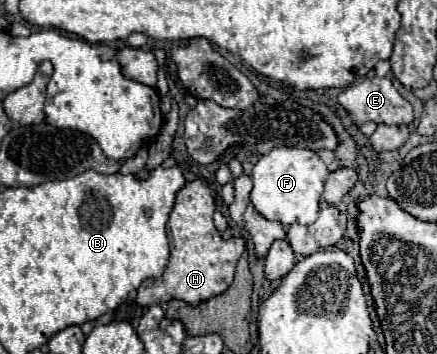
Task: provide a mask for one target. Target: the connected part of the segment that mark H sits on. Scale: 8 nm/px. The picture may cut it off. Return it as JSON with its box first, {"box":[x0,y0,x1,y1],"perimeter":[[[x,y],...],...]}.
{"box":[138,179,244,307],"perimeter":[[[202,179],[188,181],[178,193],[169,215],[167,232],[170,240],[170,258],[162,277],[144,281],[138,289],[138,305],[150,307],[170,299],[184,299],[190,305],[198,305],[210,297],[224,293],[232,279],[234,267],[244,253],[244,239],[224,241],[214,227],[212,215],[216,211],[214,197]]]}

